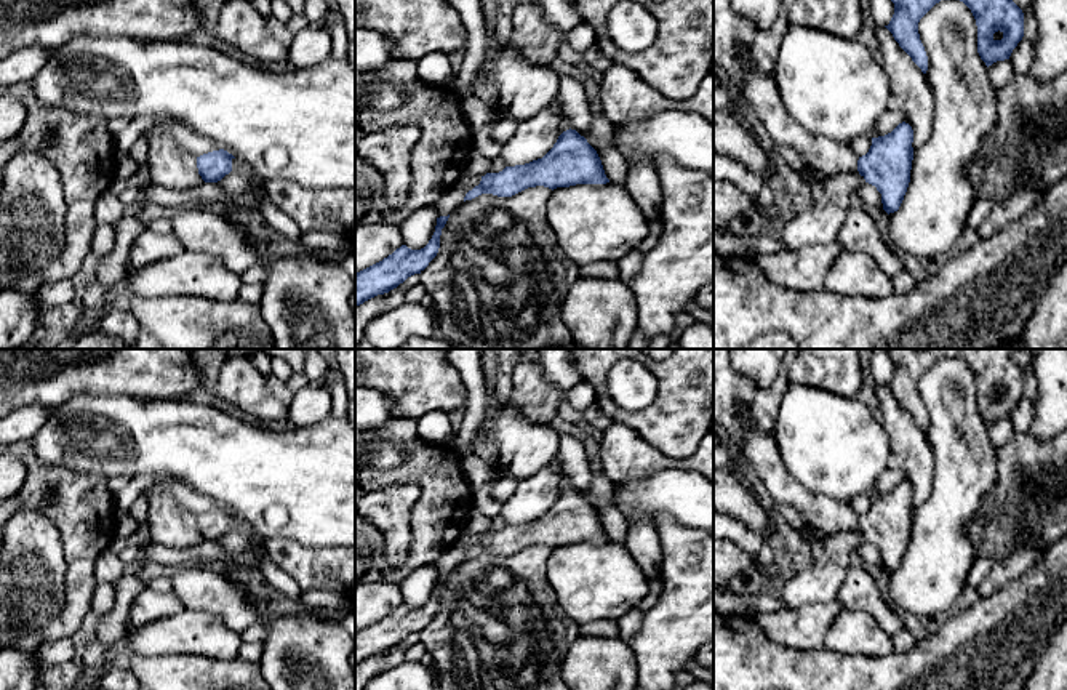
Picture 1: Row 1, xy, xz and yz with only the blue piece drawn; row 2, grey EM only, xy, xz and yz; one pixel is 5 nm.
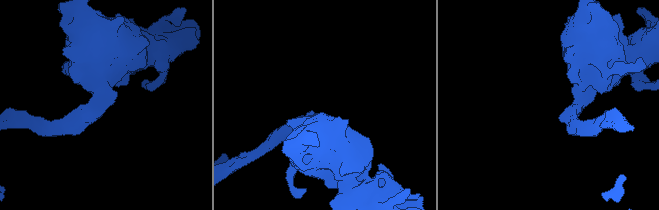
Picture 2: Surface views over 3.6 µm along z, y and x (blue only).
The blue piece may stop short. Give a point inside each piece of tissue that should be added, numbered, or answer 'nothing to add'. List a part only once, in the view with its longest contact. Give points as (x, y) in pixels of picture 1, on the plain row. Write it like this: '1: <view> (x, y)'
1: yz (827, 514)

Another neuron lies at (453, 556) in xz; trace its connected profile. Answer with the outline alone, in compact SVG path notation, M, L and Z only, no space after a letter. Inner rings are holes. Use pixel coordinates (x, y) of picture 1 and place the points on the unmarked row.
M456 543L450 546L435 562L438 576L451 573L464 560L464 556Z

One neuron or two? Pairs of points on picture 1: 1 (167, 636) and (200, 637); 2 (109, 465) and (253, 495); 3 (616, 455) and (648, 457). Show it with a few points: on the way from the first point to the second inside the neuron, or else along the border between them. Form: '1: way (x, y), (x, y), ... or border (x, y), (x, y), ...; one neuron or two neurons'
1: way (175, 636), (192, 634); one neuron
2: way (144, 458), (218, 460); one neuron
3: way (624, 455), (640, 457); one neuron

